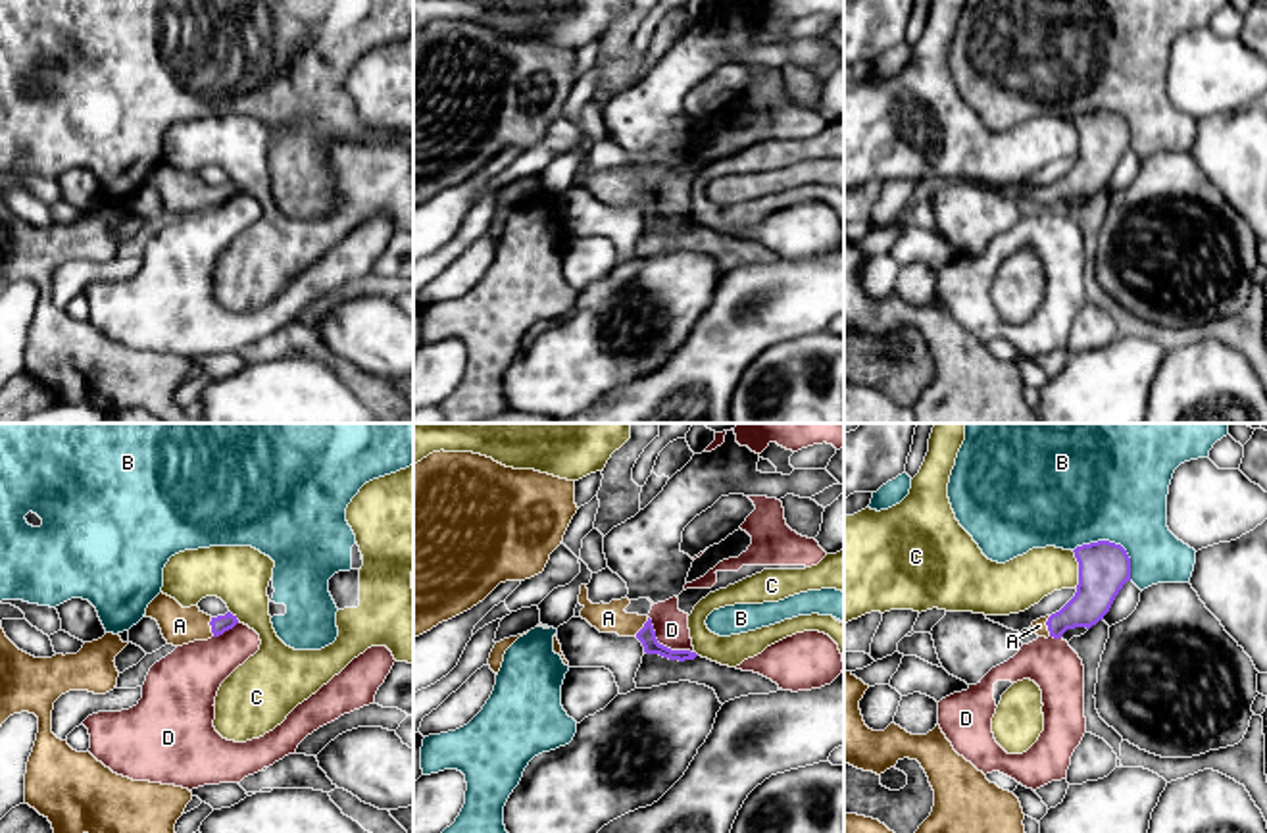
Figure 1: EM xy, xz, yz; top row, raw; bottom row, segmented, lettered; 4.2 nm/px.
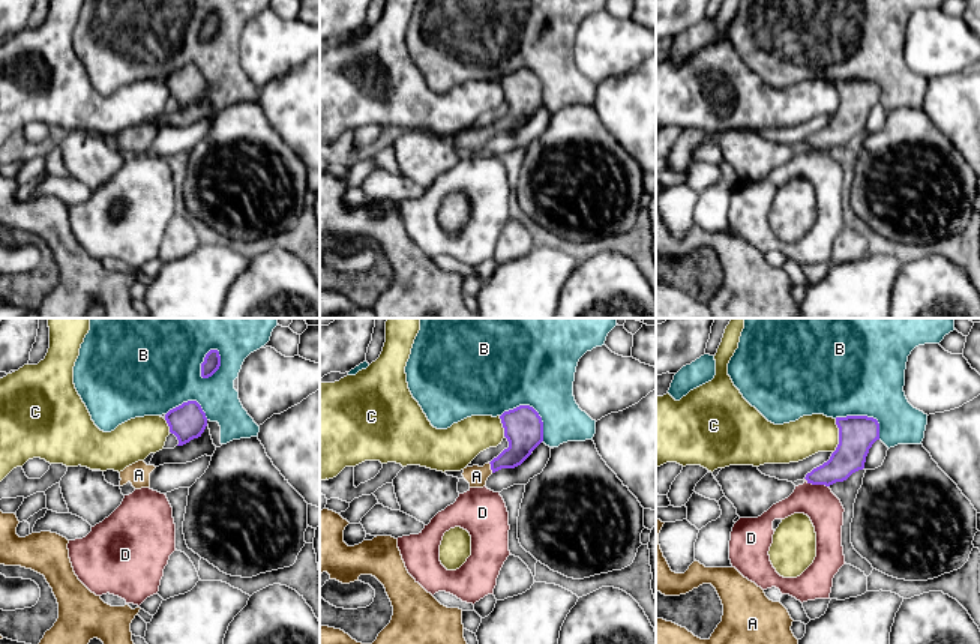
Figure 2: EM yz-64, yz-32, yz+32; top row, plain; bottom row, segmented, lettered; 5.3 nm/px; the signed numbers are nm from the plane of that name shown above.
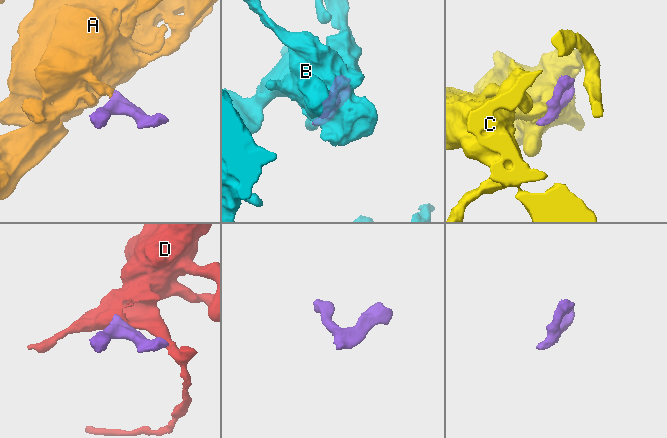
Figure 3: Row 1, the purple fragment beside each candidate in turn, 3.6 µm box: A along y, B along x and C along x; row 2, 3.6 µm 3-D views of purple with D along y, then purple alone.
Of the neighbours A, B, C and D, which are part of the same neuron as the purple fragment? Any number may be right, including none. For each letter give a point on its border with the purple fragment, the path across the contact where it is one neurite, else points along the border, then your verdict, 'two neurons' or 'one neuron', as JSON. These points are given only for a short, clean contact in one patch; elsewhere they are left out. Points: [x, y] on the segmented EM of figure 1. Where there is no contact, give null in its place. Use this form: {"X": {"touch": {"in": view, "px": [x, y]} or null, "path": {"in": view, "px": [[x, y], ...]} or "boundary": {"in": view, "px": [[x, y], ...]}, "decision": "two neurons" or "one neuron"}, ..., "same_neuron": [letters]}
{"A": {"touch": {"in": "yz", "px": [1046, 624]}, "path": {"in": "yz", "px": [[1096, 591], [1068, 618], [1046, 624], [1039, 626]]}, "decision": "one neuron"}, "B": {"touch": {"in": "yz", "px": [1114, 543]}, "decision": "two neurons"}, "C": {"touch": {"in": "yz", "px": [1079, 568]}, "decision": "two neurons"}, "D": {"touch": {"in": "xz", "px": [662, 645]}, "boundary": {"in": "xz", "px": [[648, 616], [654, 637], [660, 643], [693, 653]]}, "decision": "two neurons"}, "same_neuron": ["A"]}

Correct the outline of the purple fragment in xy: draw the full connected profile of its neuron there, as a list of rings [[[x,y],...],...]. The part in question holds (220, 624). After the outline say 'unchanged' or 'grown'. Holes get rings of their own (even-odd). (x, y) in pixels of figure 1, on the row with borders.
[[[163,593],[148,604],[144,616],[158,621],[163,639],[173,646],[219,637],[238,623],[231,612],[211,618],[198,606],[183,608],[175,598]]] | grown

